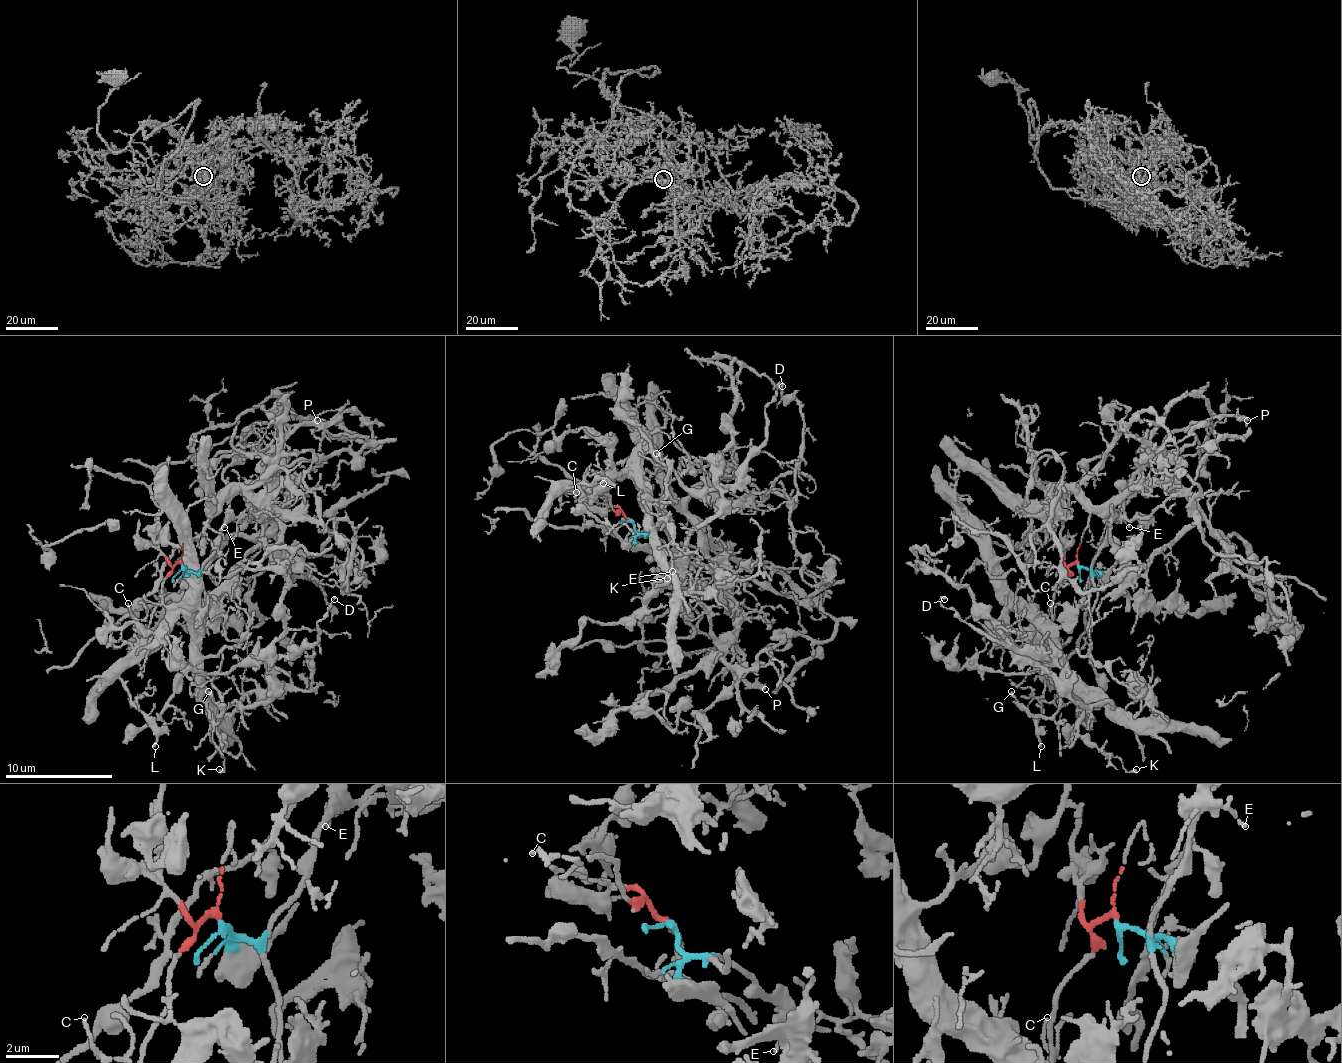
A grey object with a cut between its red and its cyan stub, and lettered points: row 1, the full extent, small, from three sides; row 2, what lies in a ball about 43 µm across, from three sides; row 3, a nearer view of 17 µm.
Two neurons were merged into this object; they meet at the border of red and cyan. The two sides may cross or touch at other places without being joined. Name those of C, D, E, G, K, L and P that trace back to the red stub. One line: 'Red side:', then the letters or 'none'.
Red side: C, D, G, K, L

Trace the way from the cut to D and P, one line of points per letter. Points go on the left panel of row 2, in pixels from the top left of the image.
D: (181, 565), (149, 637), (181, 616), (205, 656), (221, 651), (224, 672), (317, 640), (333, 600)
P: (183, 565), (197, 570), (213, 552), (229, 503), (224, 469), (250, 426), (277, 423), (290, 415), (317, 420)

